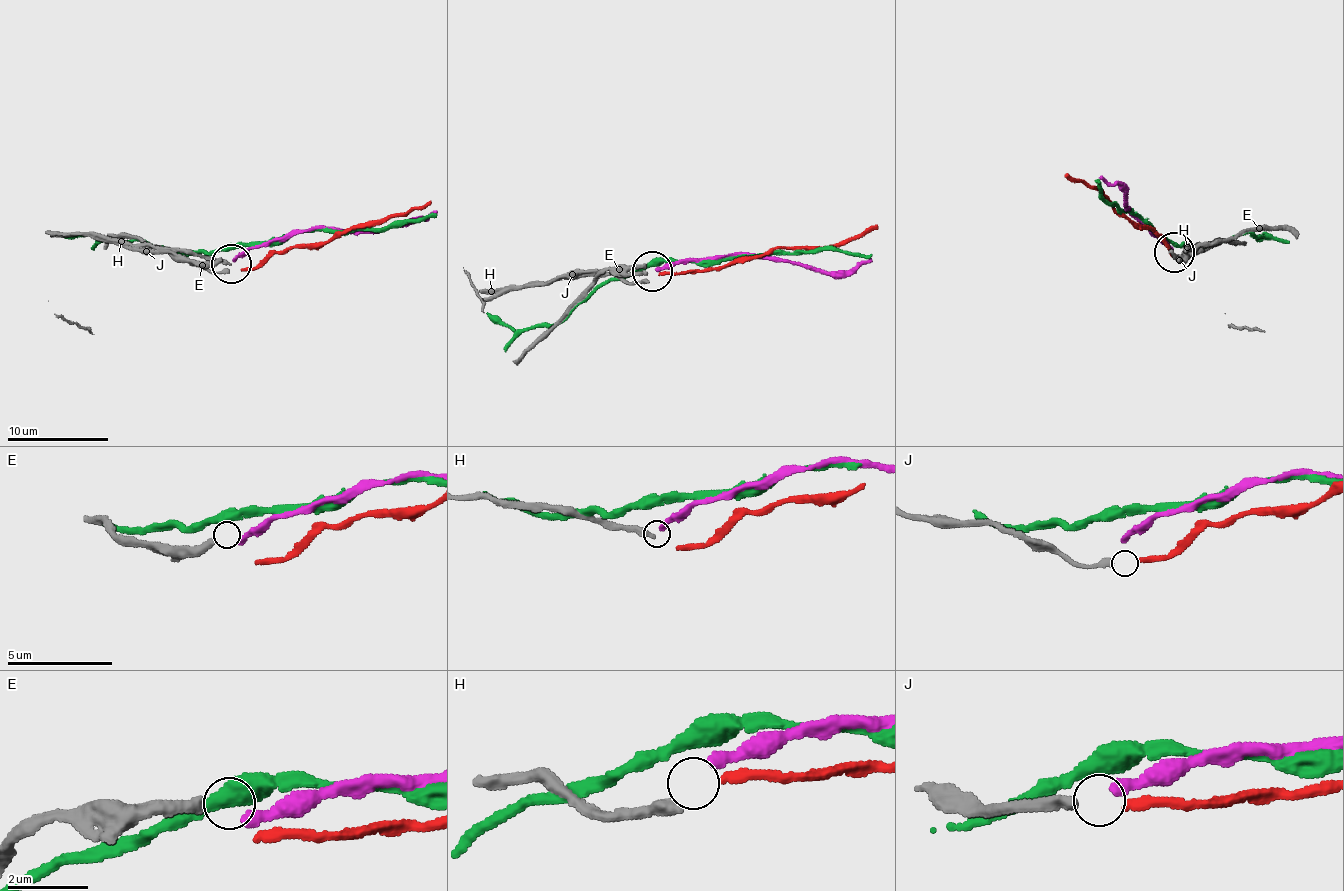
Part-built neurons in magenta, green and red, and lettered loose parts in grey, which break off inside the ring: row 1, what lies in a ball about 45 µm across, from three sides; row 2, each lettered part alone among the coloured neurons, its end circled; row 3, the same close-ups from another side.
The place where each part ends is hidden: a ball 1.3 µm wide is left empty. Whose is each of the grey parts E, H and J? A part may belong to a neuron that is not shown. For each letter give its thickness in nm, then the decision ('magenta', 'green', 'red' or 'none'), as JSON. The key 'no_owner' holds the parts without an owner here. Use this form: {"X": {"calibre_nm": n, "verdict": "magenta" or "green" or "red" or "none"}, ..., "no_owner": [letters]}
{"E": {"calibre_nm": 320, "verdict": "none"}, "H": {"calibre_nm": 300, "verdict": "magenta"}, "J": {"calibre_nm": 320, "verdict": "red"}, "no_owner": ["E"]}

